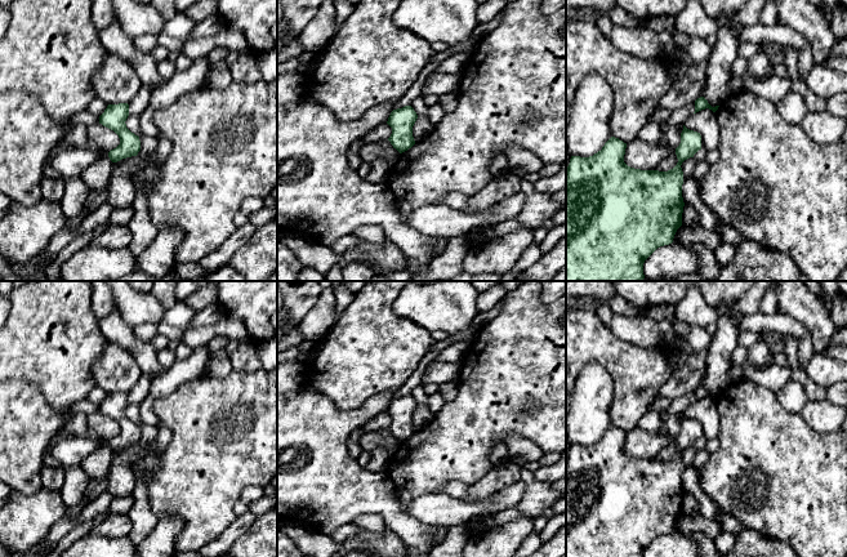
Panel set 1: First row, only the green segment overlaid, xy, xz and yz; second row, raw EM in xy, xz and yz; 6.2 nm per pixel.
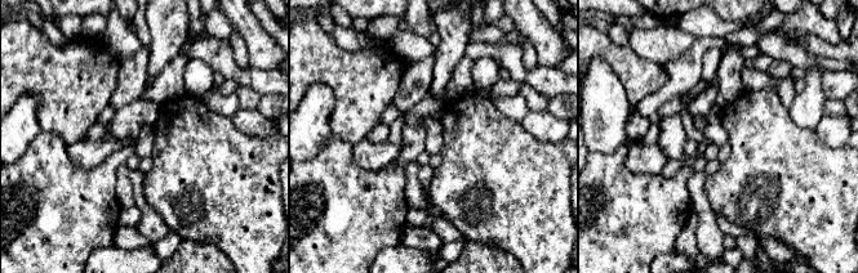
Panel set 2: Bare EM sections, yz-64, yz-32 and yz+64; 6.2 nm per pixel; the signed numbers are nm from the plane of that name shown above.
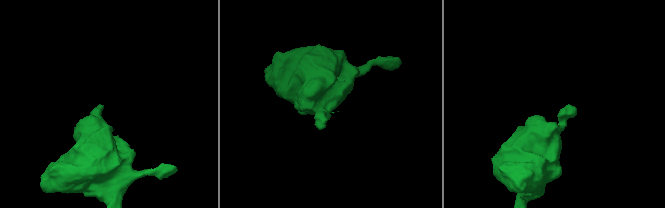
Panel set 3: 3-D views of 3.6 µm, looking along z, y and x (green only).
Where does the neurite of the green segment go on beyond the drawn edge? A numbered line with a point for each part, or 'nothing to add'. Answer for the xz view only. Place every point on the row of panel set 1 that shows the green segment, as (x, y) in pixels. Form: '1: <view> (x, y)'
nothing to add

